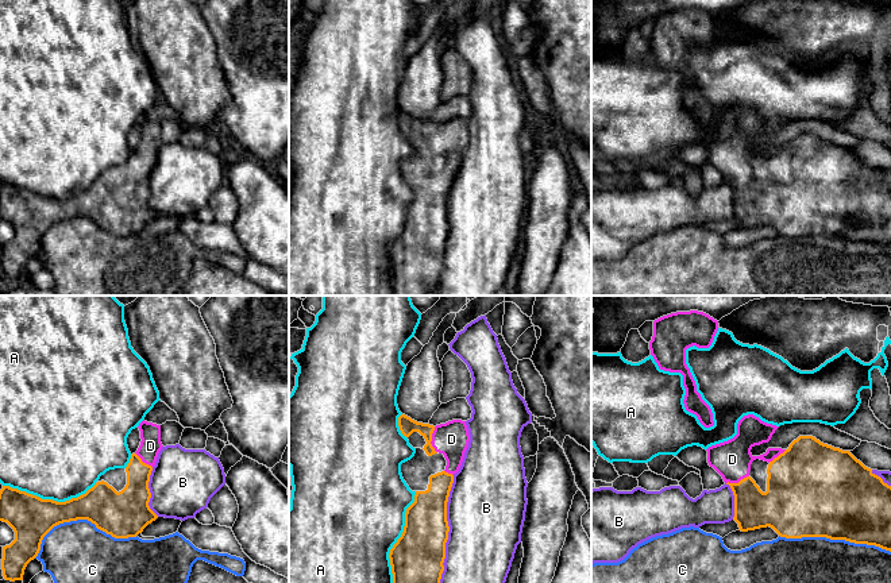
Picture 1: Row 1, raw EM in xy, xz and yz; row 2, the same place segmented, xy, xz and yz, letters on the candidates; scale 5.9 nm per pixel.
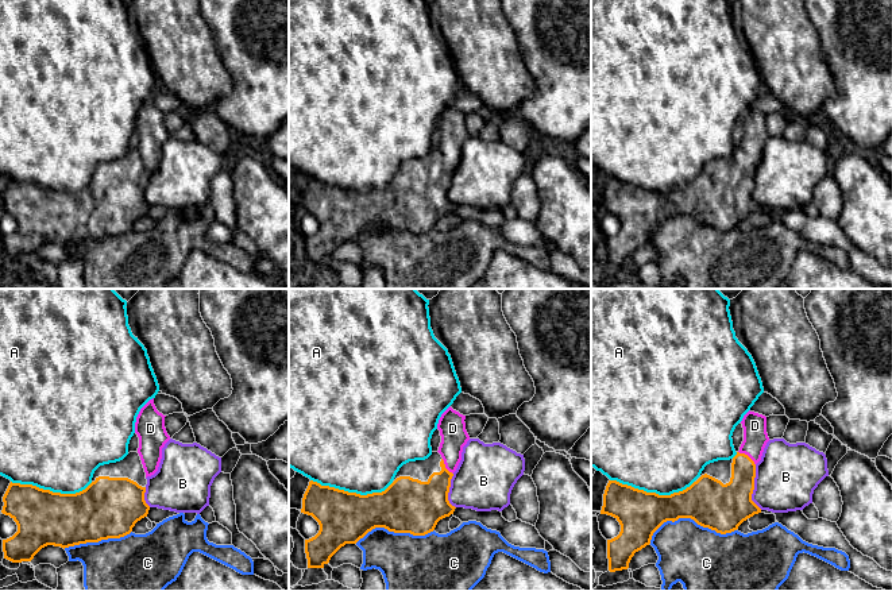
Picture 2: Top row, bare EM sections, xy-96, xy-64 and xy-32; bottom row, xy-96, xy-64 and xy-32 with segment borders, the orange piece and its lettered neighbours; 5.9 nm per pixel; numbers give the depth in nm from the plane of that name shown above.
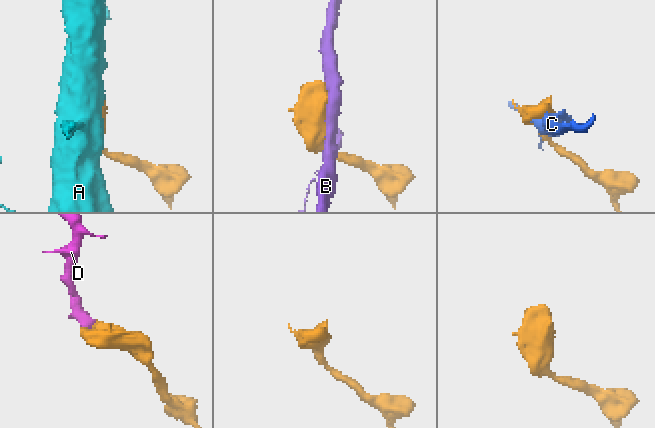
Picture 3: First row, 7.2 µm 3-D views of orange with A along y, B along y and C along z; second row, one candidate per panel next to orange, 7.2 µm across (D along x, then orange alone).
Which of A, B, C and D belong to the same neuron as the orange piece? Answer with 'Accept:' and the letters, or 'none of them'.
Accept: D

